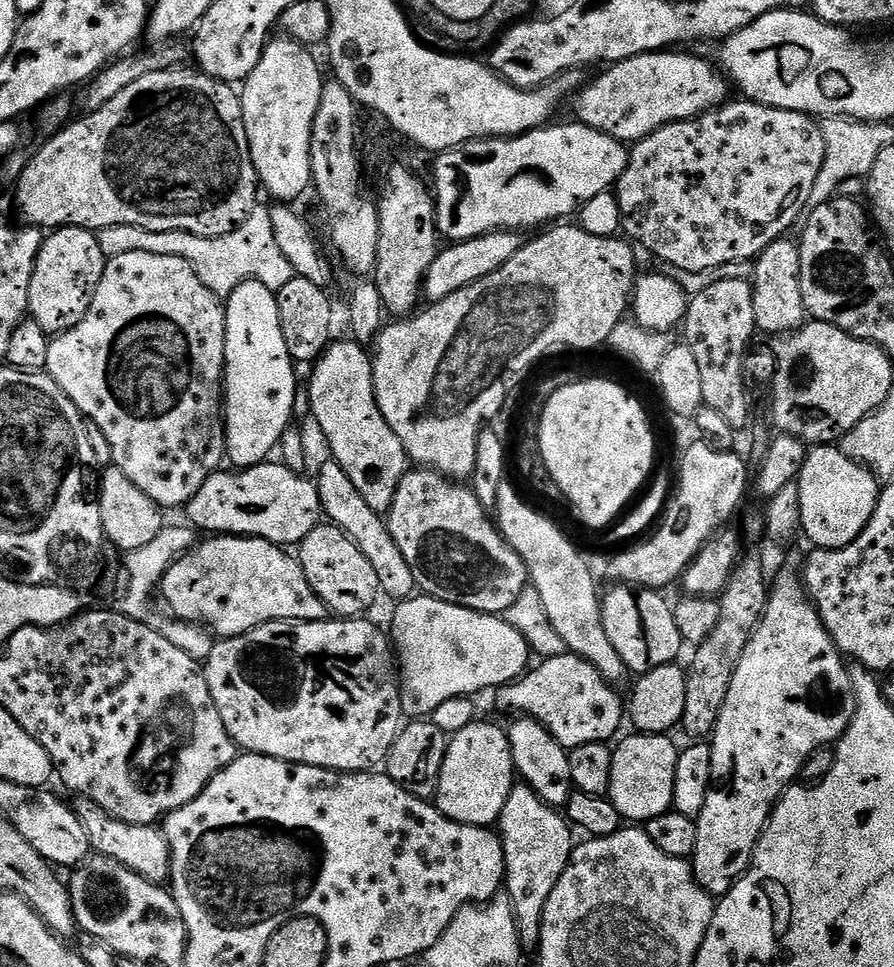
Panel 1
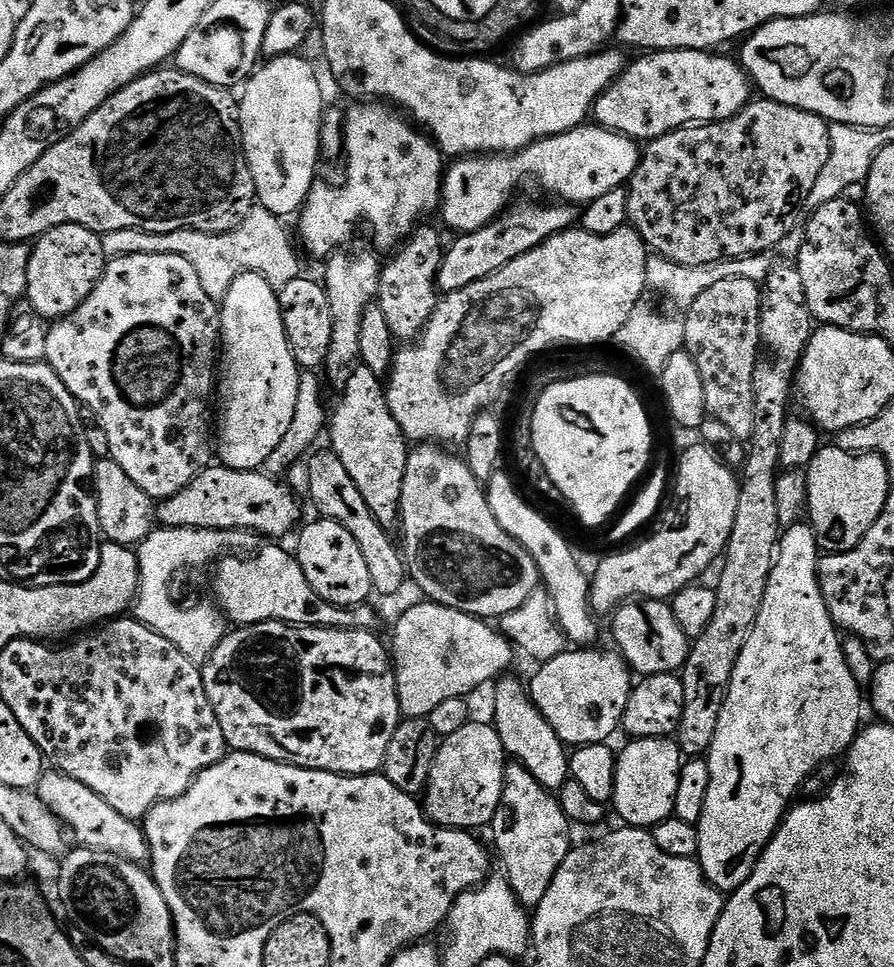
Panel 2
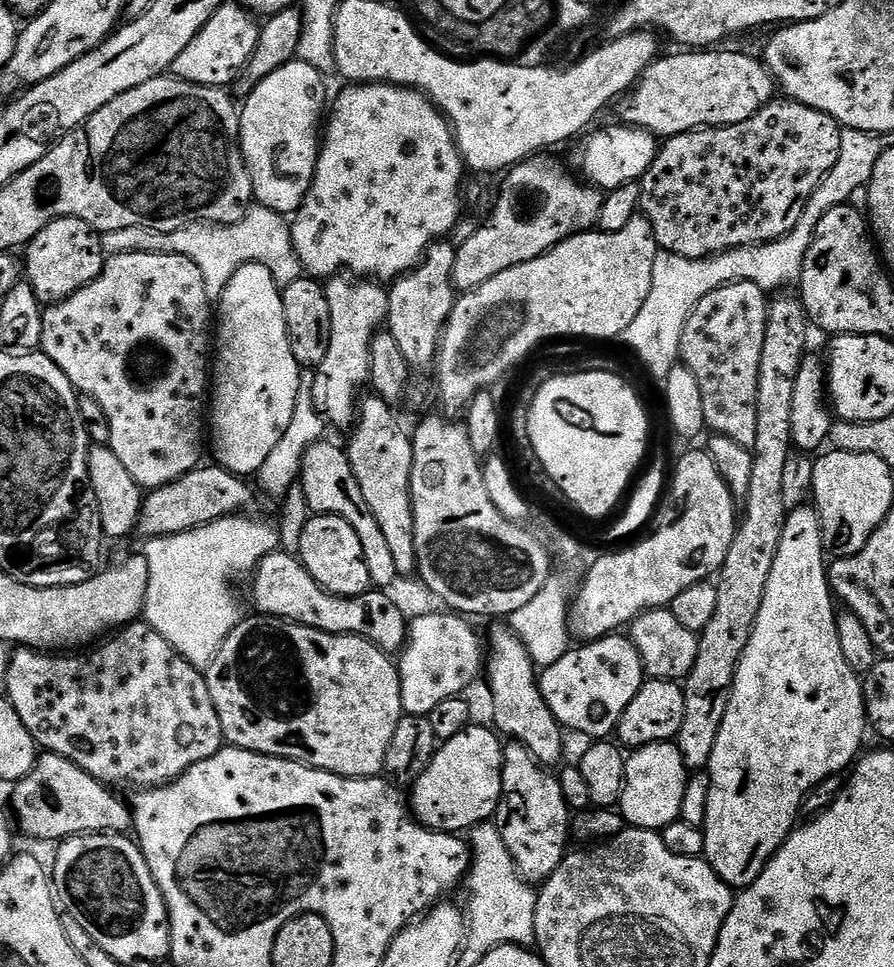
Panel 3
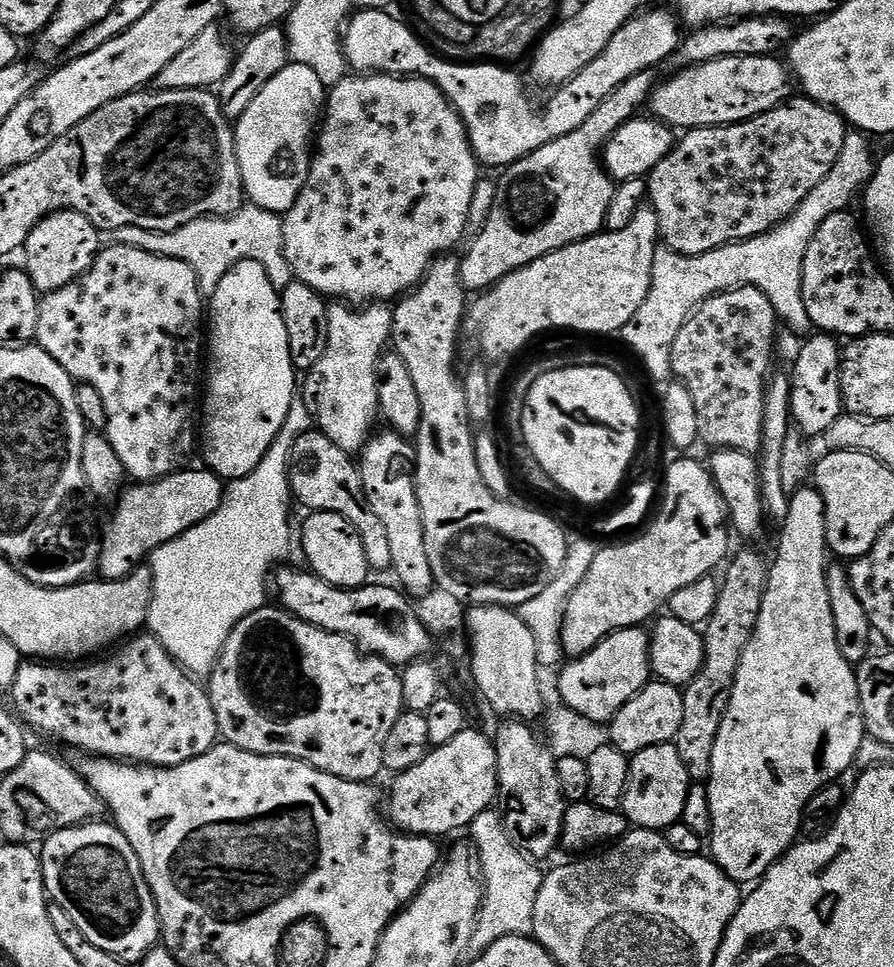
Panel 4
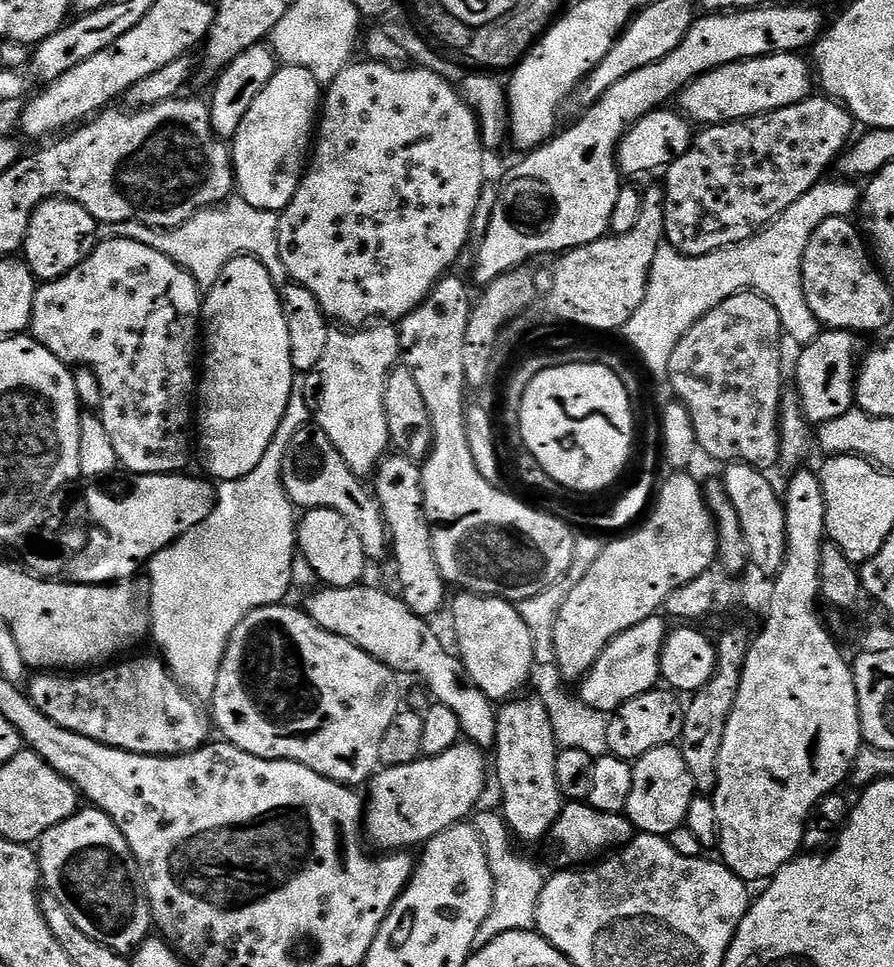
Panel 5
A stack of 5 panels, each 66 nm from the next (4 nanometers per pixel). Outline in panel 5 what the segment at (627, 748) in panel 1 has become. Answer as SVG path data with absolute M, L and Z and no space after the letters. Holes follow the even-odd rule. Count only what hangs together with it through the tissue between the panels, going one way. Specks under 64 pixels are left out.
M667 744L658 750L650 750L650 754L642 754L642 758L632 764L632 773L634 786L630 786L630 802L626 809L628 819L641 833L666 838L687 821L688 811L697 795L686 758L682 758L679 747Z

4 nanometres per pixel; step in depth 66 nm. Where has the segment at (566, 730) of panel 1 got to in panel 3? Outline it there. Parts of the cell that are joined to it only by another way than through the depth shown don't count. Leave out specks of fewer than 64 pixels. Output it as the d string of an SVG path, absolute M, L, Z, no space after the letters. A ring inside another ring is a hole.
M624 634L603 636L600 640L584 642L576 647L558 658L554 666L539 673L540 692L554 718L569 733L581 732L584 736L592 736L588 738L611 737L626 706L634 702L634 694L638 694L644 685L644 663L631 639Z

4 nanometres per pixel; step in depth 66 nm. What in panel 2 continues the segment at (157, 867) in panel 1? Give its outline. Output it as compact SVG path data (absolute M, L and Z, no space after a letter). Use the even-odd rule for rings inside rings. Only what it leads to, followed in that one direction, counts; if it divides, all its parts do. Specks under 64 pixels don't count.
M48 770L41 776L40 783L36 785L34 791L87 847L105 848L137 862L149 859L150 847L147 837L144 836L143 827L137 821L126 818L118 810L114 810L110 802L94 794L94 790L90 790L90 786L86 786L81 780L65 776L59 770Z

